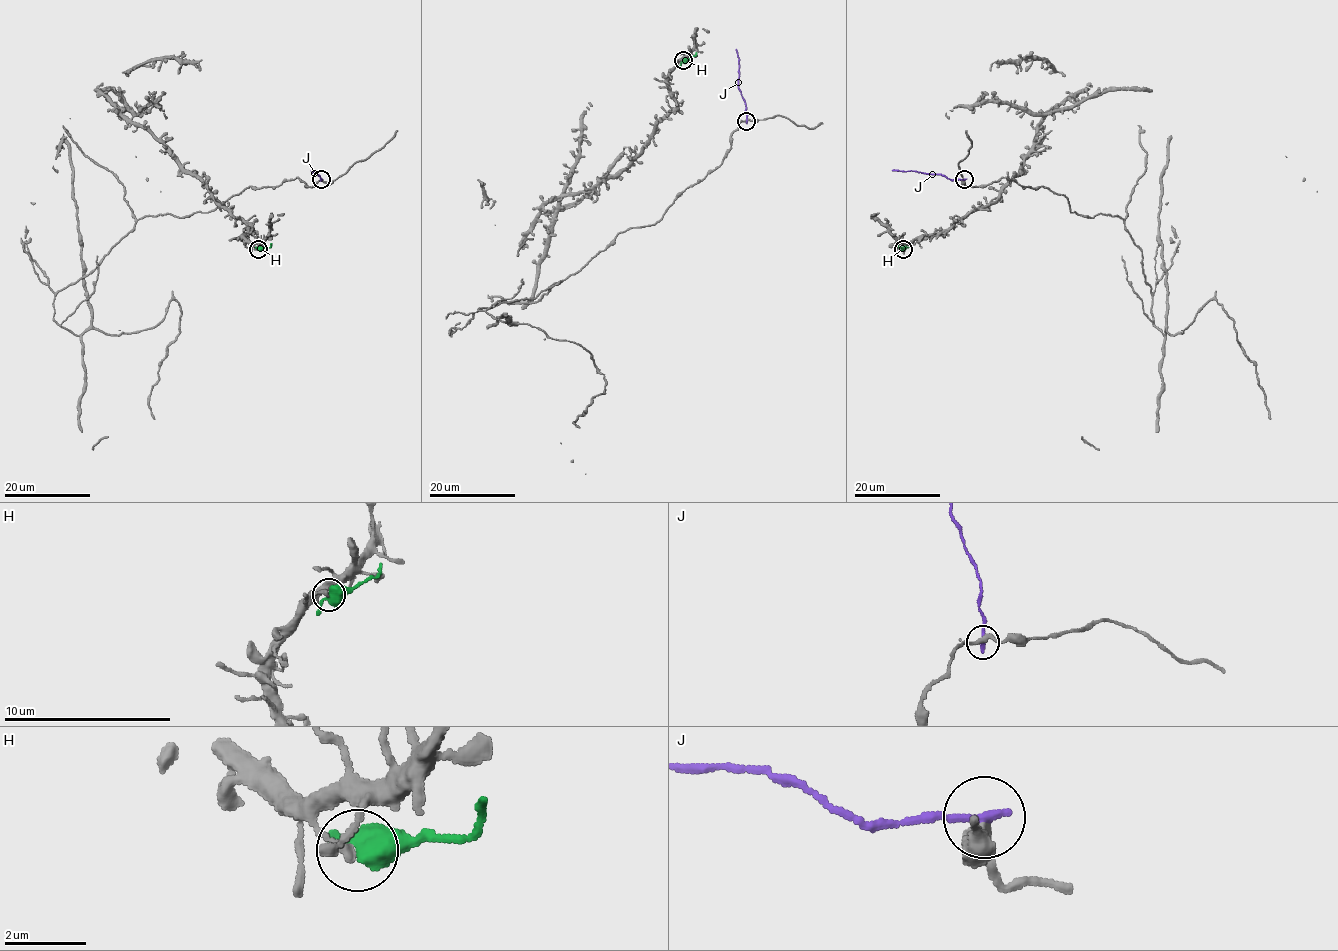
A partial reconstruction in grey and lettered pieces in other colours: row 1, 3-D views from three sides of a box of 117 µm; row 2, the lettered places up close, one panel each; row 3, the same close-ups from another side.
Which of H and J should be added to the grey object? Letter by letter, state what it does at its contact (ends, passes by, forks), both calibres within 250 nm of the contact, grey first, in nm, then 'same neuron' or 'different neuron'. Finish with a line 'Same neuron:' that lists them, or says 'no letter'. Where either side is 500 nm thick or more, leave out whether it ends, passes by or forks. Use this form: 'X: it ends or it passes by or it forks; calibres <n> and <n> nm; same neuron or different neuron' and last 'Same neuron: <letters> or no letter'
H: calibres 220 and 500 nm; different neuron
J: it ends; calibres 200 and 240 nm; different neuron
Same neuron: no letter

